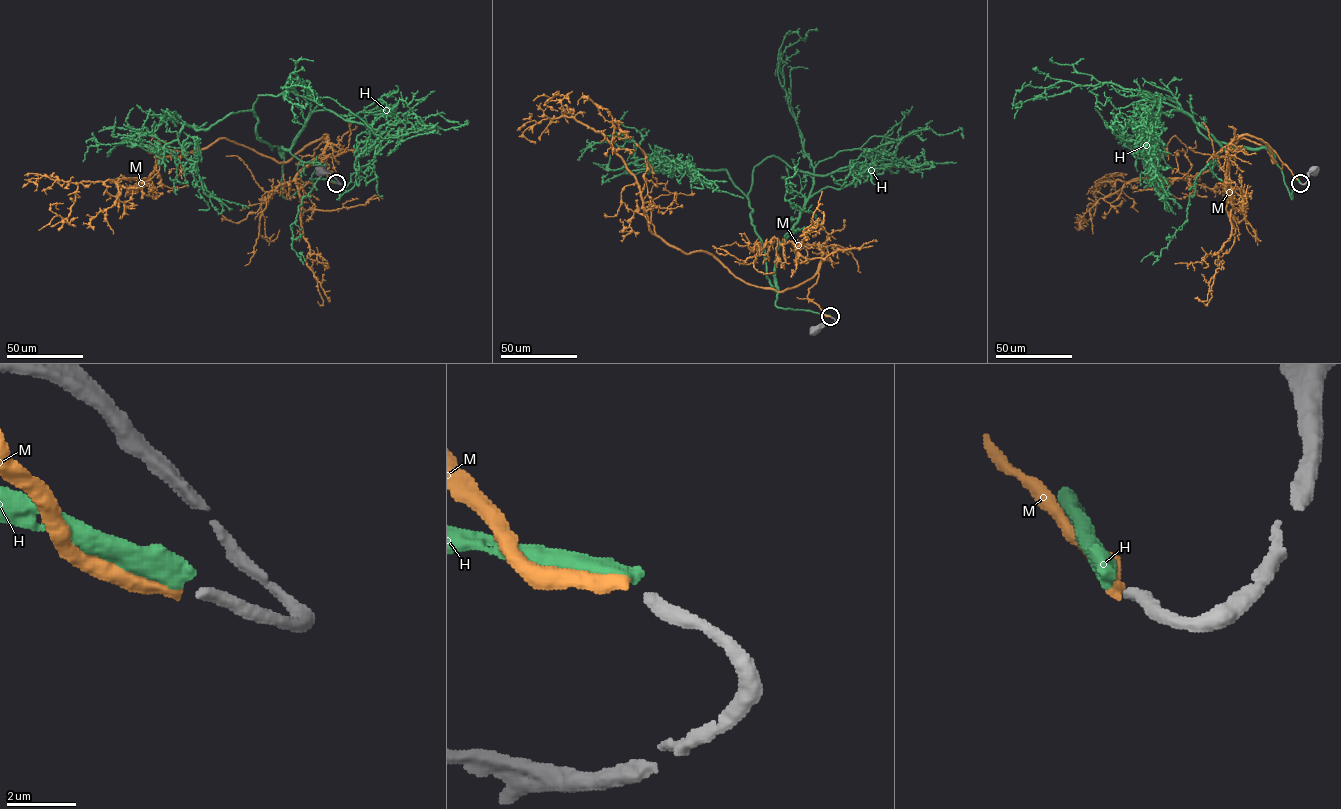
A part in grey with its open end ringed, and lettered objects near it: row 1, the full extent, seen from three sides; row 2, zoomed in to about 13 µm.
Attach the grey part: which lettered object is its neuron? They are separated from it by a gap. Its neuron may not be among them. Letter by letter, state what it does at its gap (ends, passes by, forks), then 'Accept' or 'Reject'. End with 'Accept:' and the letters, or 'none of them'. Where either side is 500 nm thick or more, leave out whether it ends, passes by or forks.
H: Reject
M: It ends there. Accept
Accept: M

